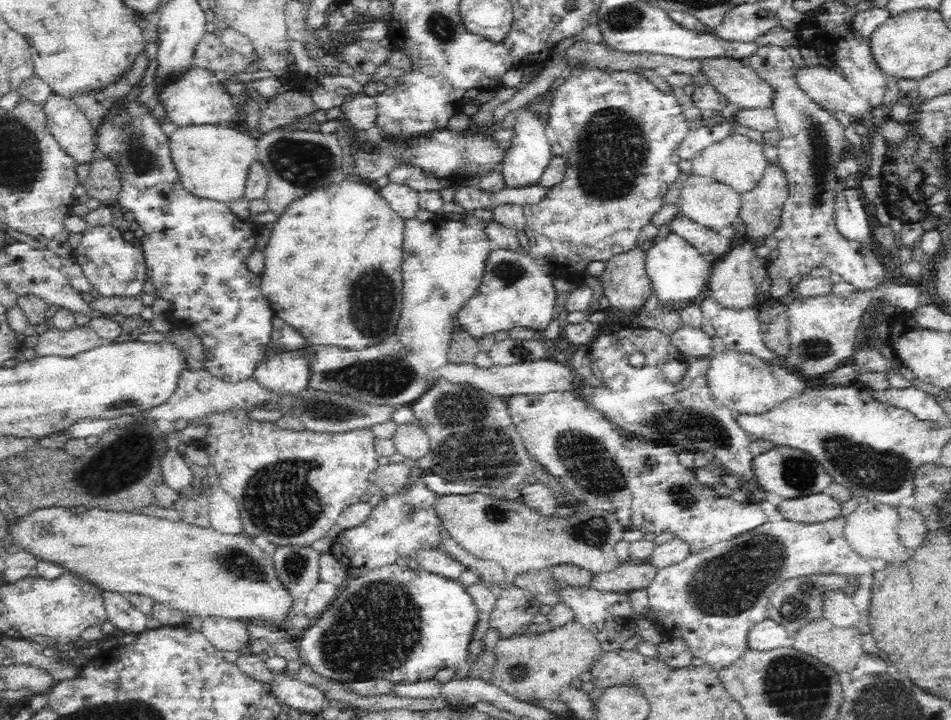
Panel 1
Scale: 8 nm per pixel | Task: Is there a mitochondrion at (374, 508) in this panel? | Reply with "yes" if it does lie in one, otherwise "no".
no

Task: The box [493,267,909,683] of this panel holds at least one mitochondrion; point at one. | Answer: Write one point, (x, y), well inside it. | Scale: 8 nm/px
(727, 584)

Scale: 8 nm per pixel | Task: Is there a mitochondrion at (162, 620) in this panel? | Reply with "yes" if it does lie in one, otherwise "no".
no

